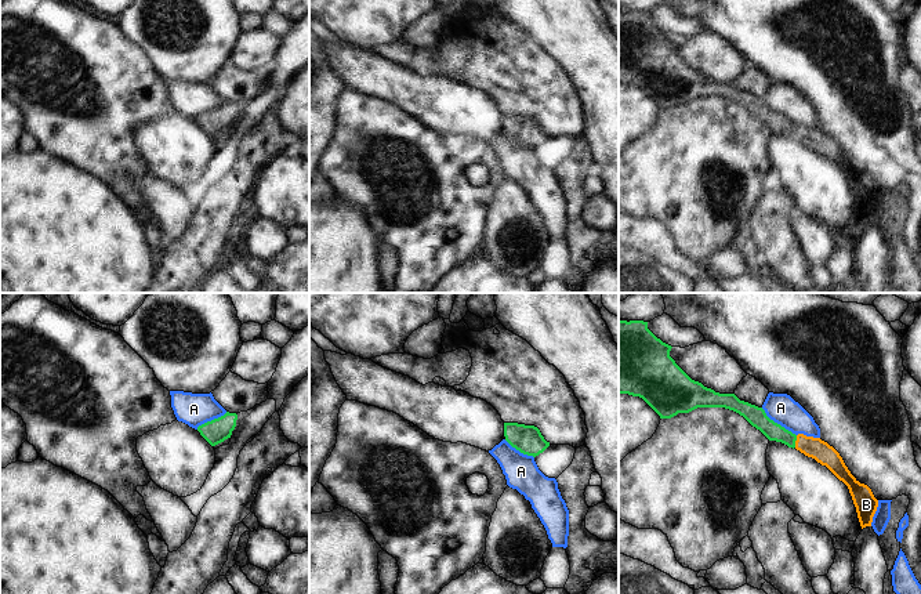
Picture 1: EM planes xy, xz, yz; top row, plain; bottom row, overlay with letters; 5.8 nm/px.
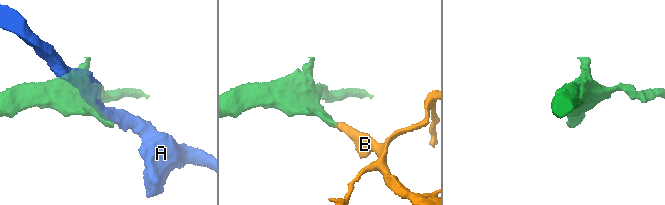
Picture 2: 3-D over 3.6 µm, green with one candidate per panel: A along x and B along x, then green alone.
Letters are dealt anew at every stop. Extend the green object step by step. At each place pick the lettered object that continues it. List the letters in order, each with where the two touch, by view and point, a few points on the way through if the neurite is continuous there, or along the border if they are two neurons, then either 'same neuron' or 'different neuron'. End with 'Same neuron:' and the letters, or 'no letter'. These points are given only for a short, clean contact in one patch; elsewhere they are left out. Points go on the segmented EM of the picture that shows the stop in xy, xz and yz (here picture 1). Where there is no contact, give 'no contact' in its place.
A: yz (776, 423) | along yz (761, 408), (771, 419), (796, 435) | different neuron
B: yz (796, 439) | across yz (758, 419), (771, 430), (796, 439), (822, 452) | same neuron
Same neuron: B

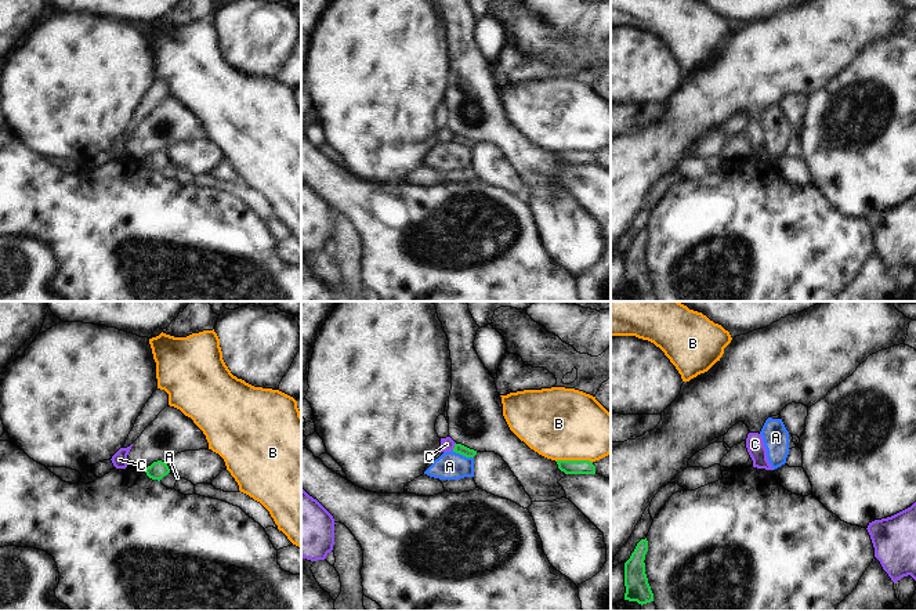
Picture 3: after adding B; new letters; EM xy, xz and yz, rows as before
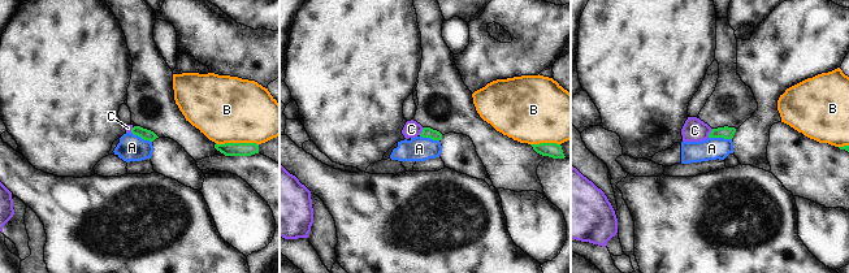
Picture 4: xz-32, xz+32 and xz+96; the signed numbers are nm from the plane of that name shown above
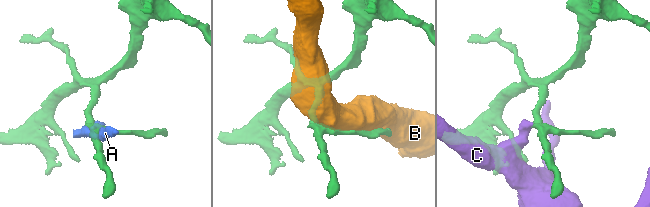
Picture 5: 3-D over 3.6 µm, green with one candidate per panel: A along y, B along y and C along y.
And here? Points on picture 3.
A: xz (463, 455) | different neuron
B: xz (574, 461) | different neuron
C: xz (455, 447) | along xz (455, 443), (452, 449) | different neuron
Same neuron: no letter

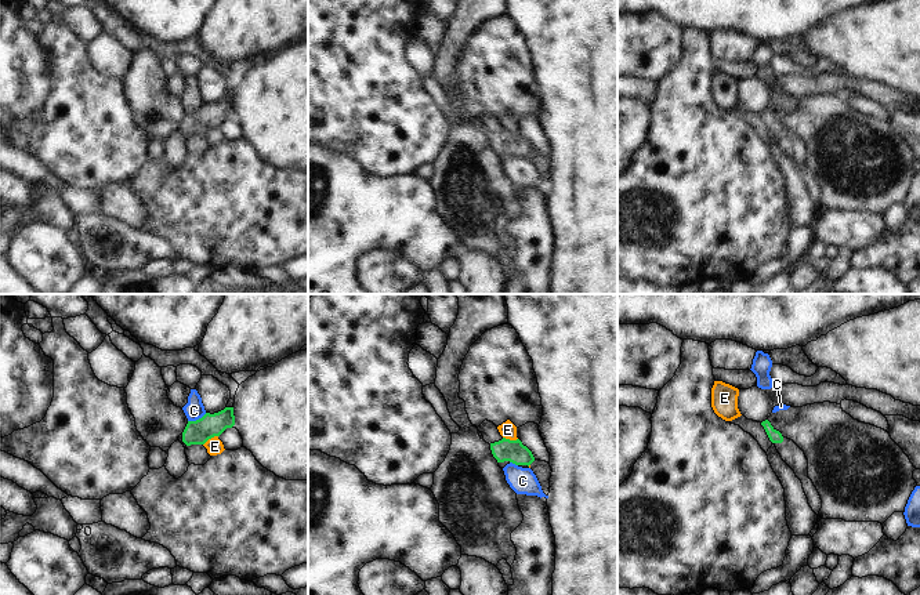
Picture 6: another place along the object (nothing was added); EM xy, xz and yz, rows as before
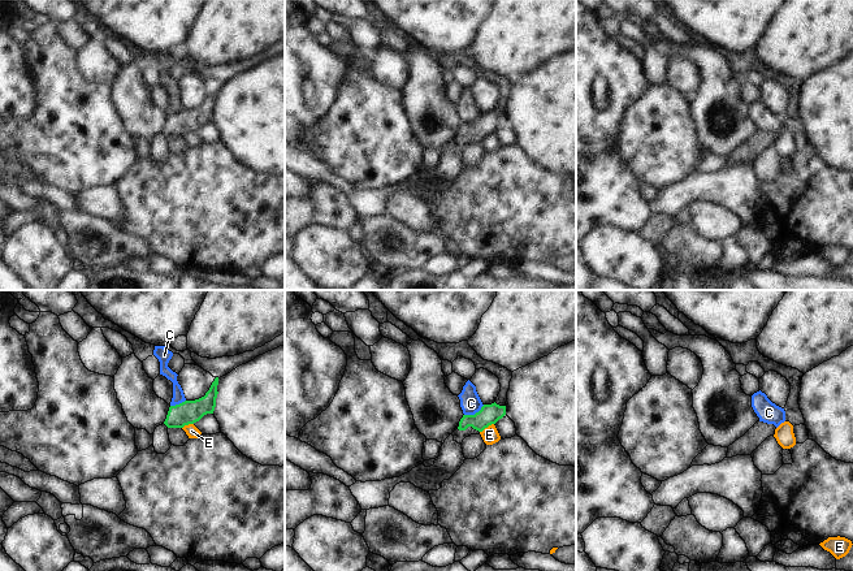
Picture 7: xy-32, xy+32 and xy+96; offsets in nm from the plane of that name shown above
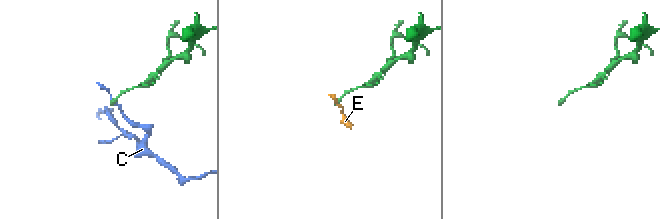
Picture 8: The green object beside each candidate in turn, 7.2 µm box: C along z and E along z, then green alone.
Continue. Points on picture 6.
C: xy (196, 420) | along xy (206, 413), (188, 421) | different neuron
E: xy (210, 438) | along xy (217, 435), (203, 445) | different neuron
Same neuron: no letter

